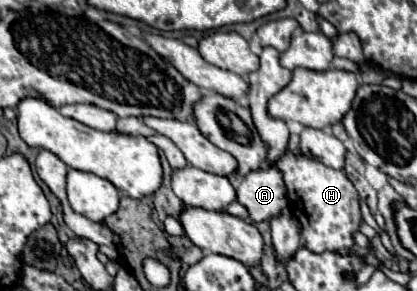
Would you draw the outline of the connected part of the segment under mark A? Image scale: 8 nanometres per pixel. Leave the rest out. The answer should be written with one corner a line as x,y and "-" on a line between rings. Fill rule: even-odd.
276,167
248,173
236,189
236,201
248,209
254,223
278,217
288,205
282,173

